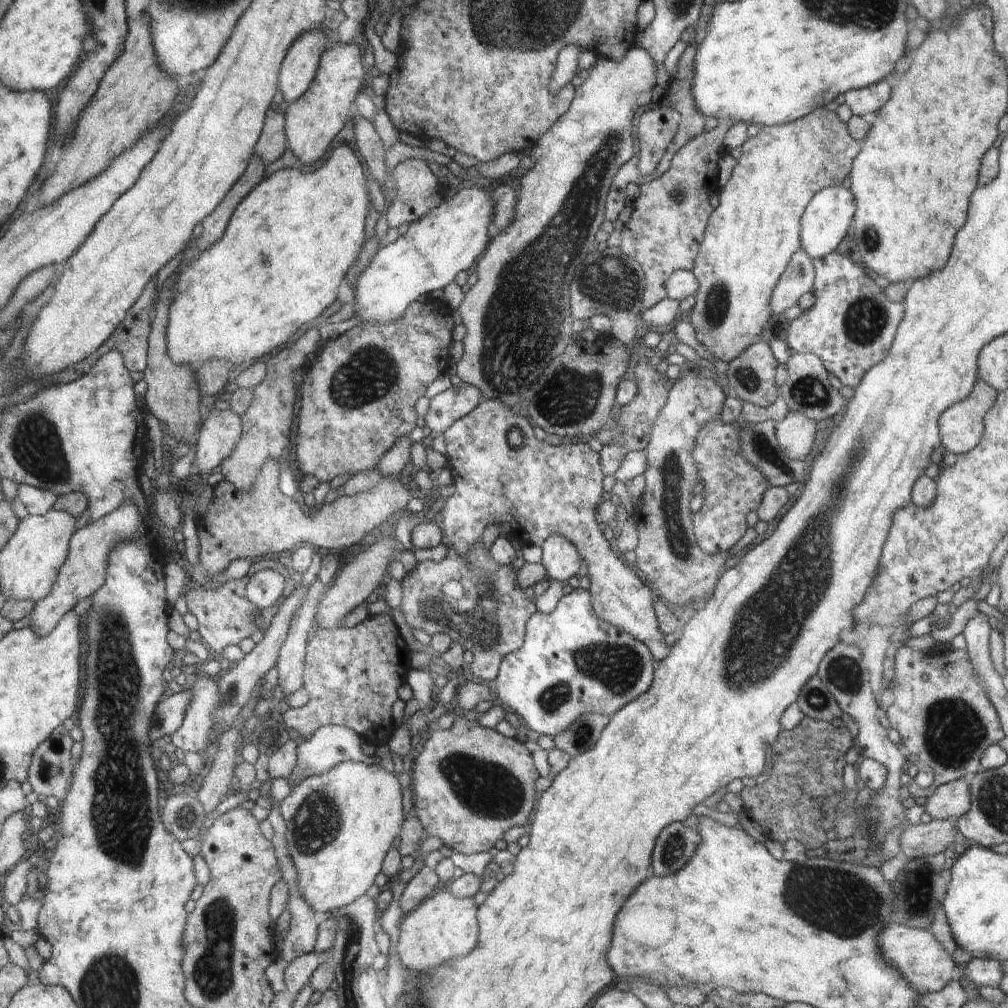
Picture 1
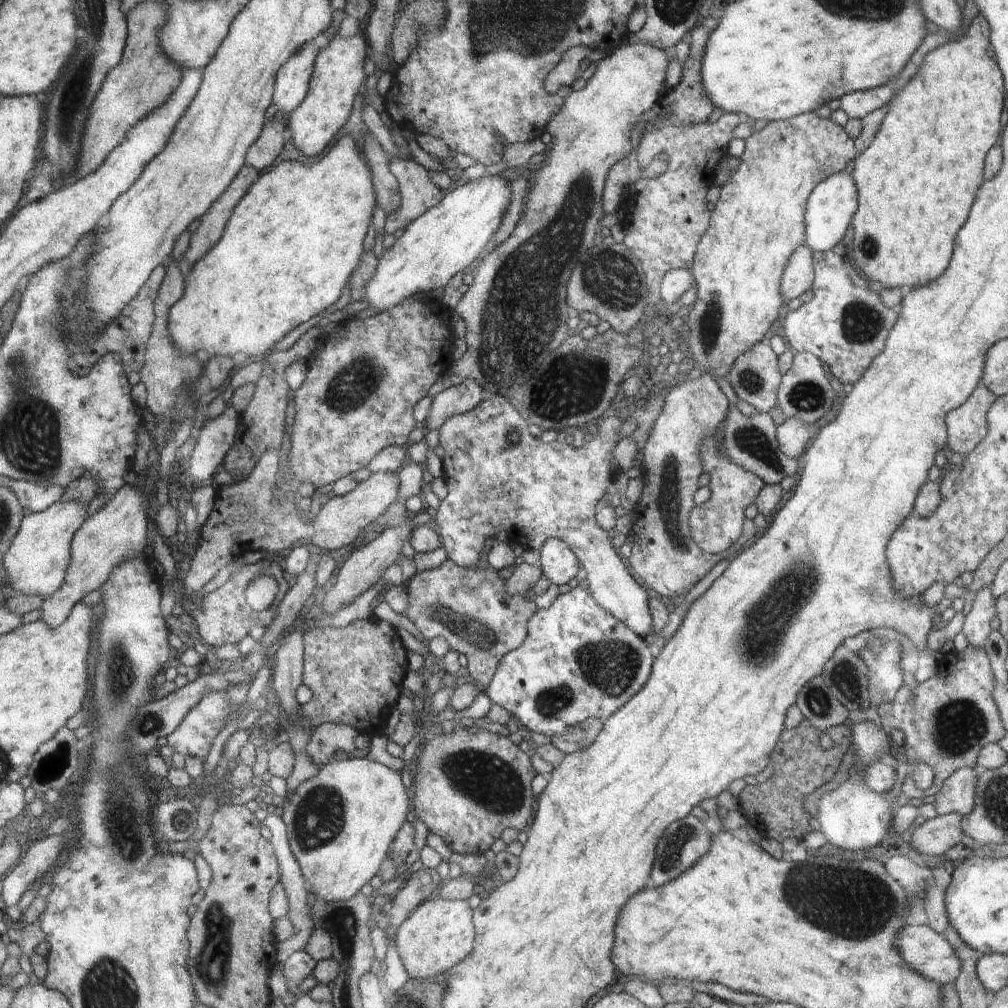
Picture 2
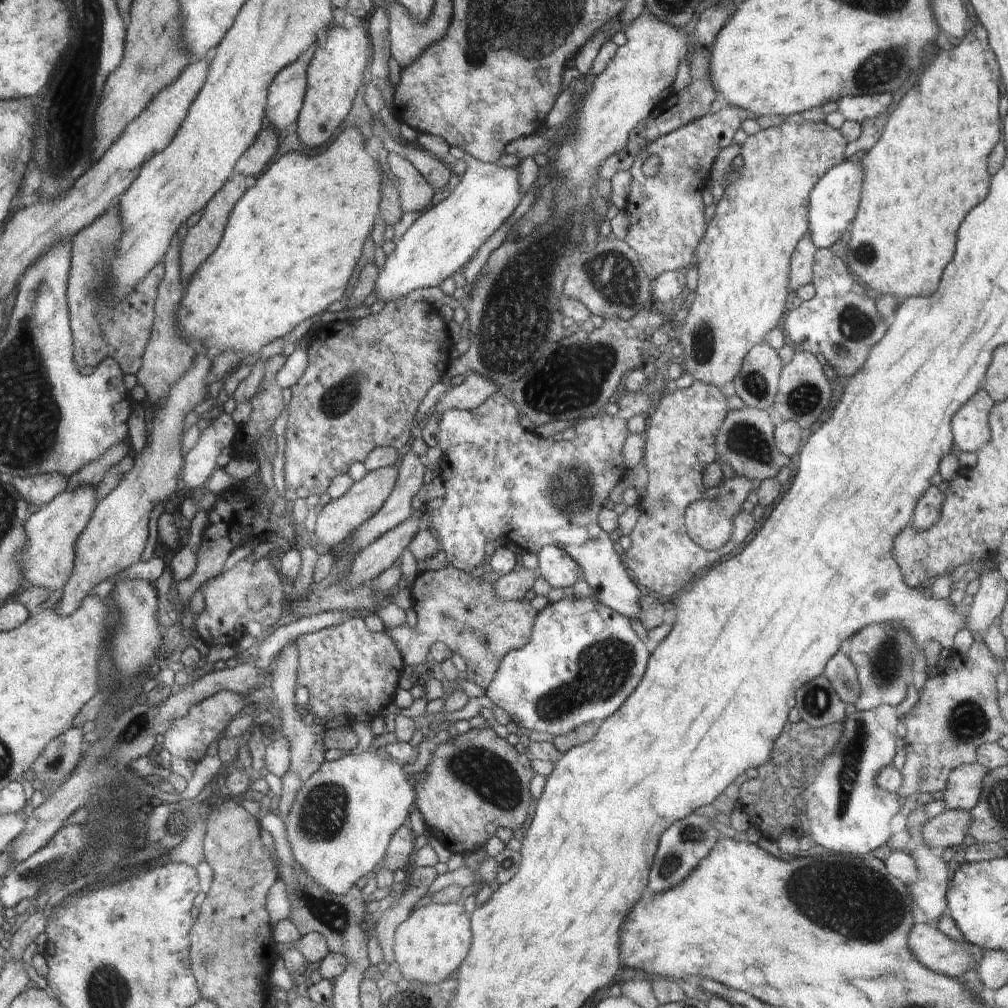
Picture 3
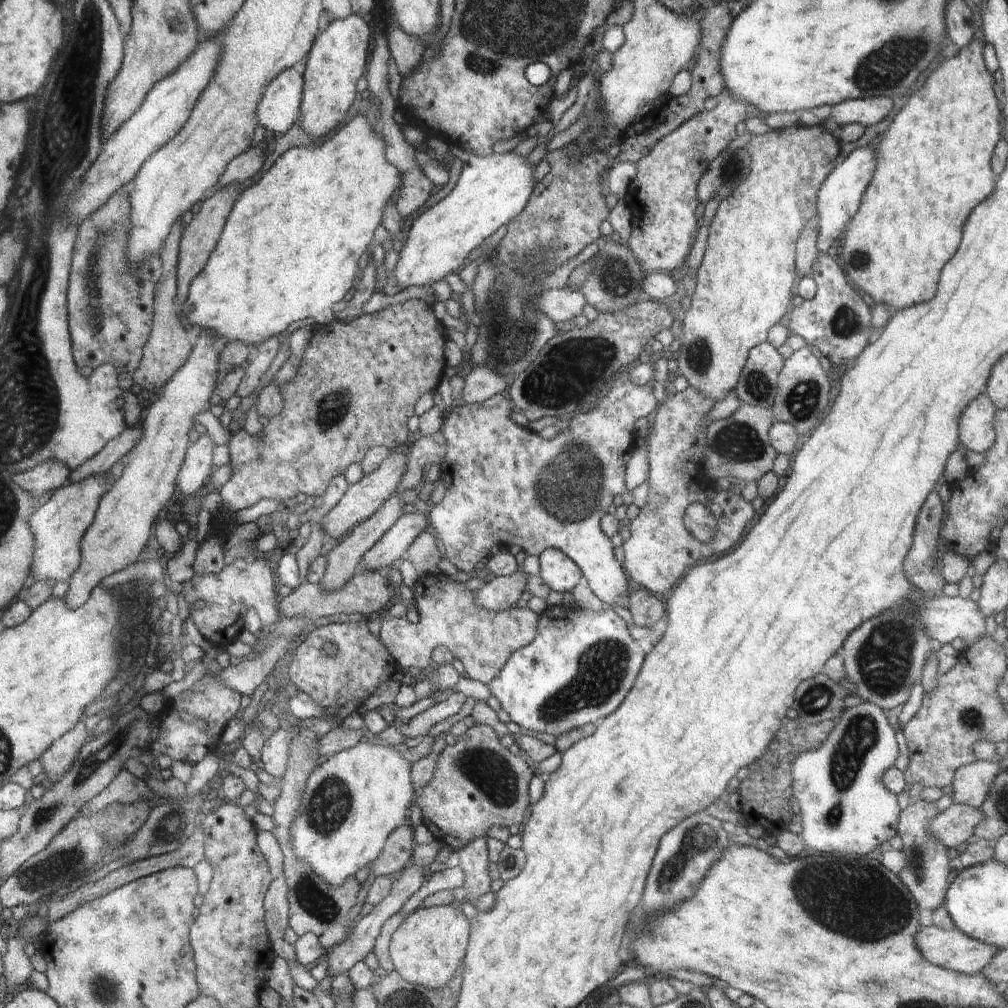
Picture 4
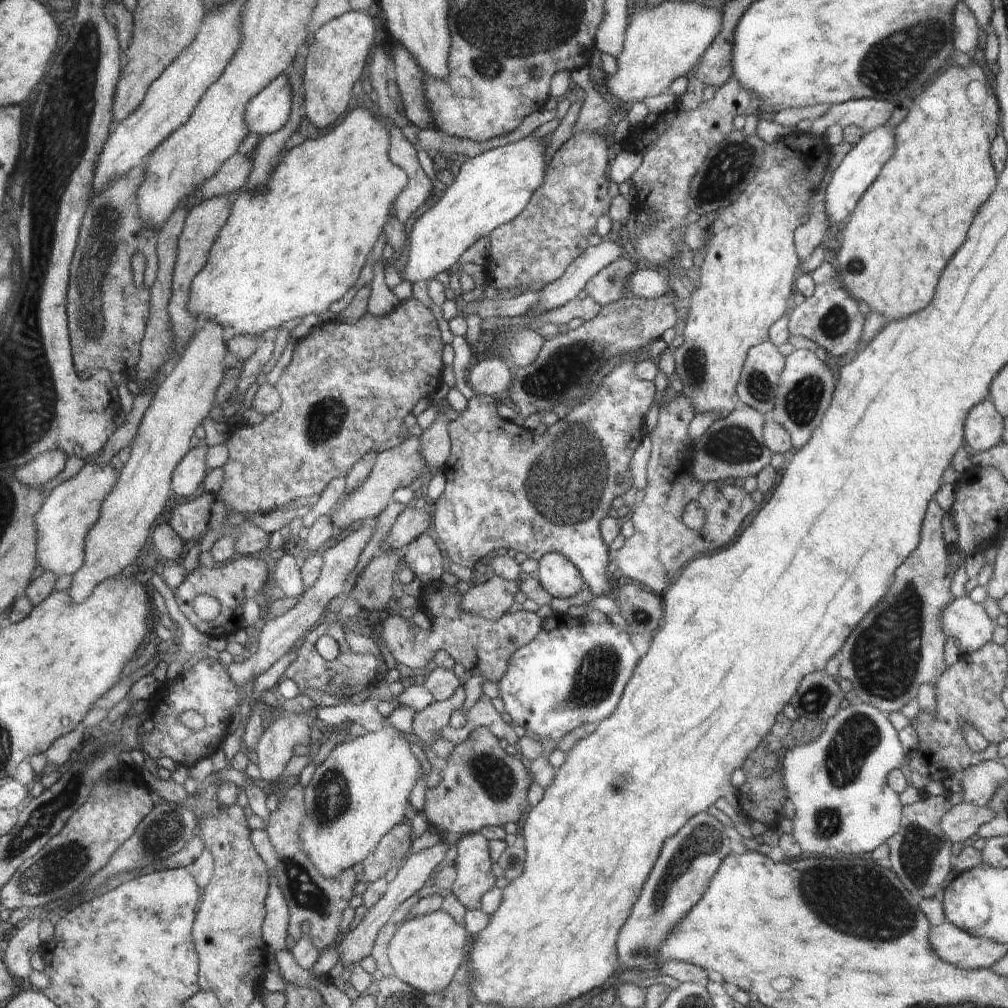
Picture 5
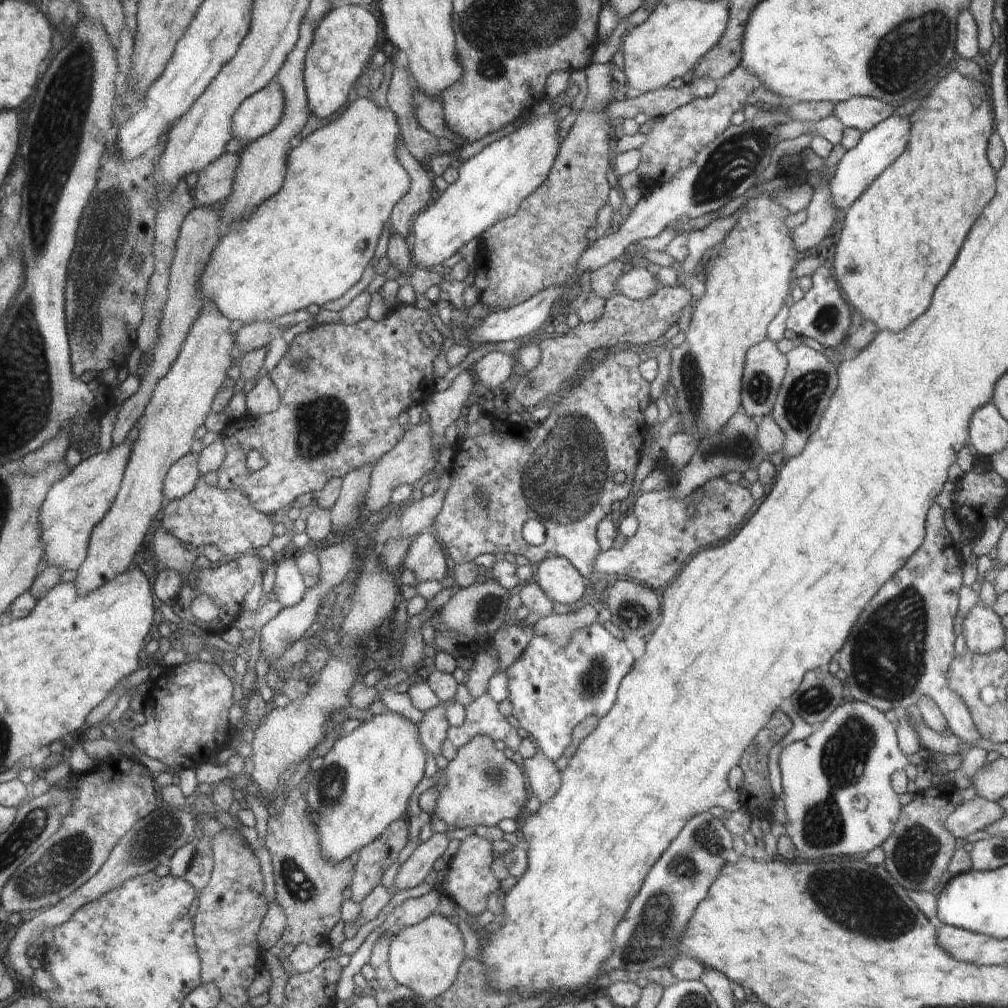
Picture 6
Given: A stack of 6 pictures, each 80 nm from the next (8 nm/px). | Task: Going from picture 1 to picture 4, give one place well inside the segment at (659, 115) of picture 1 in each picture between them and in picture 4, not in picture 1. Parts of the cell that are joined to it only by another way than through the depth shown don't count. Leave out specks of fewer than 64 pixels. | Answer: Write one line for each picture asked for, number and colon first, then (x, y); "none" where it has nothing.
2: (669, 217)
3: (666, 216)
4: (663, 197)

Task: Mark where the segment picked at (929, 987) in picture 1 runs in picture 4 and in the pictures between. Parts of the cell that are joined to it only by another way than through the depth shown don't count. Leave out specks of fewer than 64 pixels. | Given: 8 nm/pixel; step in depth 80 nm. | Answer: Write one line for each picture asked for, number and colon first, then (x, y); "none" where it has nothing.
2: (927, 953)
3: (933, 949)
4: (951, 949)

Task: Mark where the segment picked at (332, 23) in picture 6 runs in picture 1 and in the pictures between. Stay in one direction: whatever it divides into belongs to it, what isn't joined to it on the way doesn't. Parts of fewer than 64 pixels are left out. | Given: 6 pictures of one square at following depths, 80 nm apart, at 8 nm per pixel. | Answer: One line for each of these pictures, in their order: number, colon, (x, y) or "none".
1: (311, 122)
2: (339, 69)
3: (334, 75)
4: (338, 59)
5: (337, 55)

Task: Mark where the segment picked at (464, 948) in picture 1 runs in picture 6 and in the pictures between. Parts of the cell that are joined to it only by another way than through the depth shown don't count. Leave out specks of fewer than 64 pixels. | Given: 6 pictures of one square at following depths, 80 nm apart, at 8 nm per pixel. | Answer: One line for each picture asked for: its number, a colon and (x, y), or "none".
2: (438, 934)
3: (431, 943)
4: (427, 948)
5: (425, 951)
6: (425, 957)

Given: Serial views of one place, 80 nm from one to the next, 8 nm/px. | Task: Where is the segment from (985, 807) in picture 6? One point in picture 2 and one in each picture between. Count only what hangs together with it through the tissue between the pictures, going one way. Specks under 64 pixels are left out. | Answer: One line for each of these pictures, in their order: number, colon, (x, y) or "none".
2: (938, 835)
3: (948, 829)
4: (951, 827)
5: (962, 821)

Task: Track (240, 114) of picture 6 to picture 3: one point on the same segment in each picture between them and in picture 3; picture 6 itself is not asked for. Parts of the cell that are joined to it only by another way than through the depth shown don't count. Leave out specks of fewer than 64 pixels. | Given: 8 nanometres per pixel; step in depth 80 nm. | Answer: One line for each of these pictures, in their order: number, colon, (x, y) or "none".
3: (285, 98)
4: (280, 108)
5: (269, 111)

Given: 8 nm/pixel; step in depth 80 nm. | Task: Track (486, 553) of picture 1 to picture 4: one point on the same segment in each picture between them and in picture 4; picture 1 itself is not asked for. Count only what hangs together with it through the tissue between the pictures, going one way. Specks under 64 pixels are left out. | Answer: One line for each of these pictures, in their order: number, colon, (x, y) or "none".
2: (470, 606)
3: (451, 607)
4: (482, 640)

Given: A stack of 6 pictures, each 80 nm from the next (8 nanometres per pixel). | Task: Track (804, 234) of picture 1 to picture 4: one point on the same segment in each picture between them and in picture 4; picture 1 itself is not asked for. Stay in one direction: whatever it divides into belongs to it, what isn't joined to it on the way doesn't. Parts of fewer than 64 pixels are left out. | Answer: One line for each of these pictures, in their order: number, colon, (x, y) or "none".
2: (831, 206)
3: (834, 201)
4: (839, 197)

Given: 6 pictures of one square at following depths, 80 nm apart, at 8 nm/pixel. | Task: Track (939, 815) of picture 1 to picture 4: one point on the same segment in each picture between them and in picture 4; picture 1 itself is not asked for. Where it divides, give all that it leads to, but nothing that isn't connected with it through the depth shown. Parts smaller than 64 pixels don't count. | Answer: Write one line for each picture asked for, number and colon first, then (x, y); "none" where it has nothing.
2: (956, 795)
3: (963, 789)
4: (970, 784)

